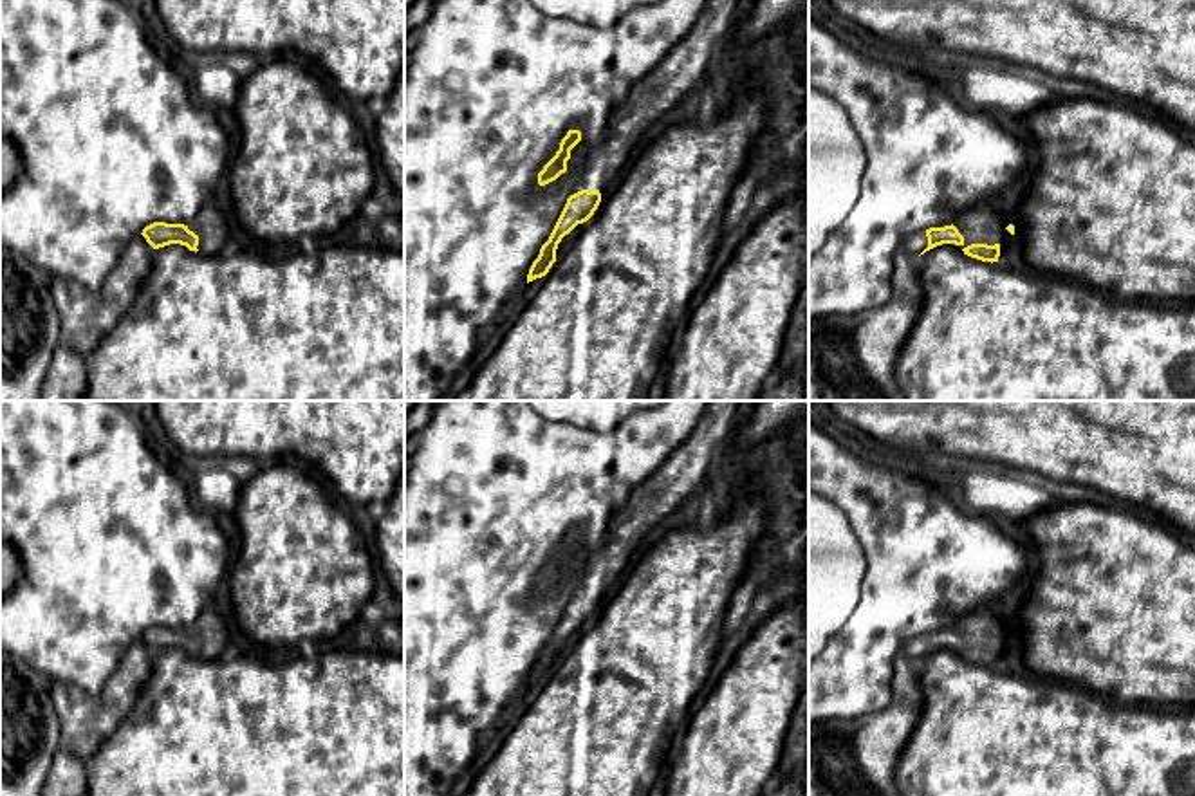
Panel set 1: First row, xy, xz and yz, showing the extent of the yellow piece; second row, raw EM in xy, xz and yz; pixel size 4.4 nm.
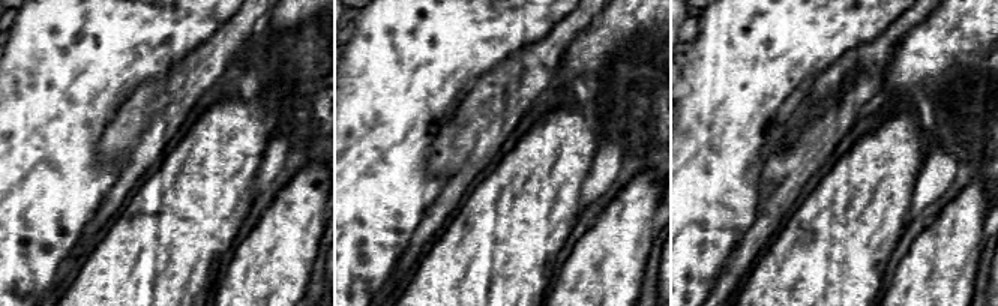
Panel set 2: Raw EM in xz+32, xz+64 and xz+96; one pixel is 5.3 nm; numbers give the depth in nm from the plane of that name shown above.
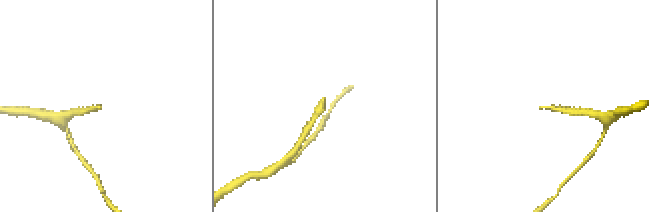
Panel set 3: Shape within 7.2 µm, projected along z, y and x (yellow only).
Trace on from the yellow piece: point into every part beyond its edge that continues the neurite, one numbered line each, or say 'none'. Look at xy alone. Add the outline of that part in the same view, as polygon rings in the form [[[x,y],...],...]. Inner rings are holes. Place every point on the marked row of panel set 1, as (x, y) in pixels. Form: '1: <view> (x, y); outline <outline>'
1: xy (212, 226); outline [[[211,200],[188,224],[188,229],[199,236],[197,249],[200,255],[206,255],[206,256],[218,255],[229,240],[227,217]]]

